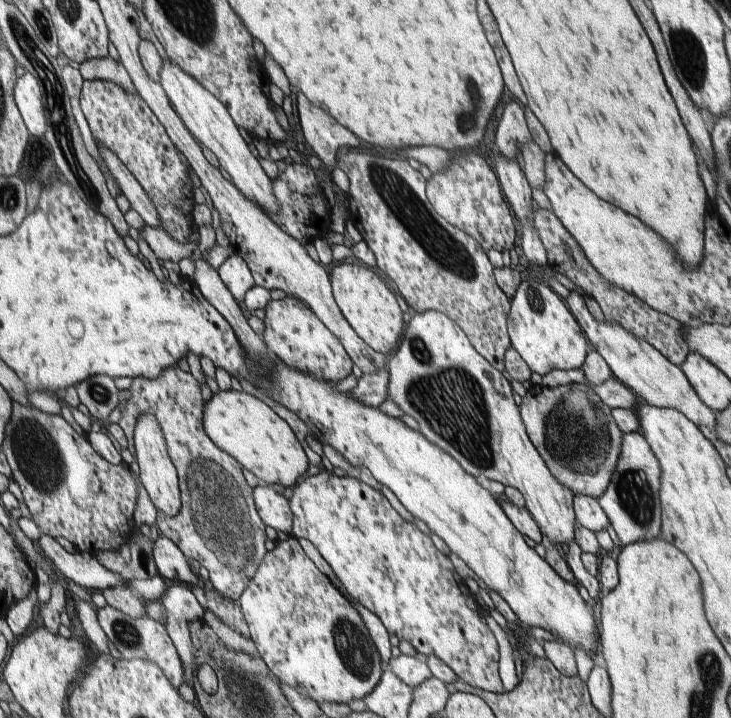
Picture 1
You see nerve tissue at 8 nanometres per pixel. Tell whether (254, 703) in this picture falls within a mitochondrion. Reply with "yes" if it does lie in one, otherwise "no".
yes

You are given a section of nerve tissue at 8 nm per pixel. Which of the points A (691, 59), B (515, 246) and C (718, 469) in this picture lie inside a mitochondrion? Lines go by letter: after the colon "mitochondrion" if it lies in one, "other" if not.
A: mitochondrion
B: other
C: other

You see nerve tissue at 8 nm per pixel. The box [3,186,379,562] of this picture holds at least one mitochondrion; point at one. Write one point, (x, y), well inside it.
(37, 453)

